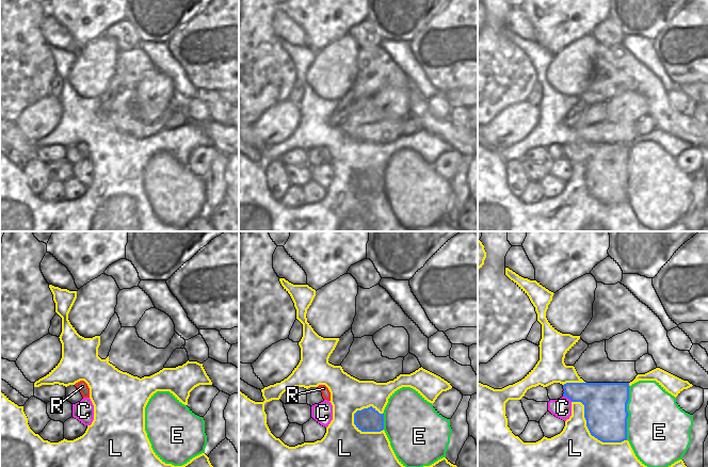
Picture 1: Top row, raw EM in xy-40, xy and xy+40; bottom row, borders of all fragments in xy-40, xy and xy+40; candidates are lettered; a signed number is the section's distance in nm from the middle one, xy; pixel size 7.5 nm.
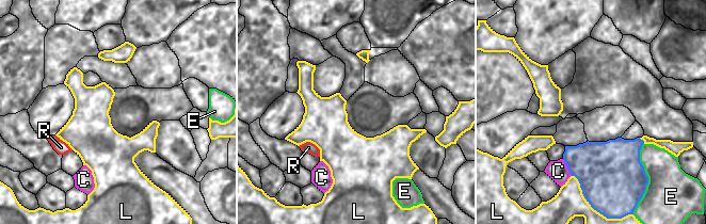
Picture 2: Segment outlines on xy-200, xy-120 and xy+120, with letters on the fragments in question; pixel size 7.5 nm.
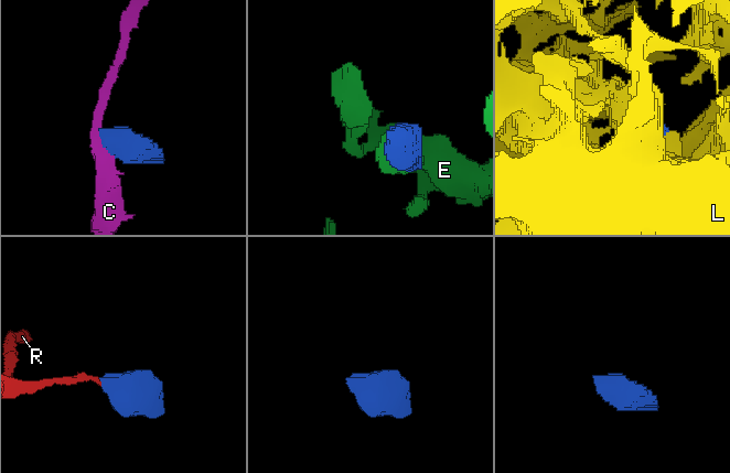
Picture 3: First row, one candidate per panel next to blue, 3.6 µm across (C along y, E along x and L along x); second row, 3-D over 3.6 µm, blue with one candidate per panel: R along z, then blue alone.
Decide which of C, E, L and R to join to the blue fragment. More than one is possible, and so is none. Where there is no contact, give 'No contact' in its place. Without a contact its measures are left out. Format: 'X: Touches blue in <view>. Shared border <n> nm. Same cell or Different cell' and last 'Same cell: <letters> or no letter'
C: Touches blue in xy+40. Shared border 90 nm. Different cell
E: Touches blue in xy+40. Shared border 400 nm. Different cell
L: Touches blue in xy+40. Shared border 500 nm. Different cell
R: No contact. Same cell
Same cell: R

